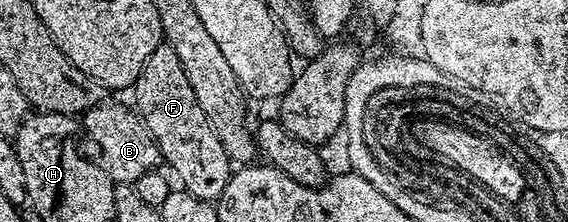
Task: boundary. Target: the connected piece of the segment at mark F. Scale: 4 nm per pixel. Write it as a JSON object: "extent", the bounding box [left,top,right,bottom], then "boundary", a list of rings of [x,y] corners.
{"extent":[132,44,232,202],"boundary":[[[168,44],[155,48],[135,80],[132,93],[133,105],[154,137],[161,161],[174,169],[173,177],[182,181],[181,189],[205,202],[221,198],[232,173],[232,163],[228,152],[224,152],[224,144],[220,144],[220,136],[208,124],[208,116],[204,116],[192,84],[184,76],[184,64],[180,64],[180,56],[176,56],[173,48]]]}

